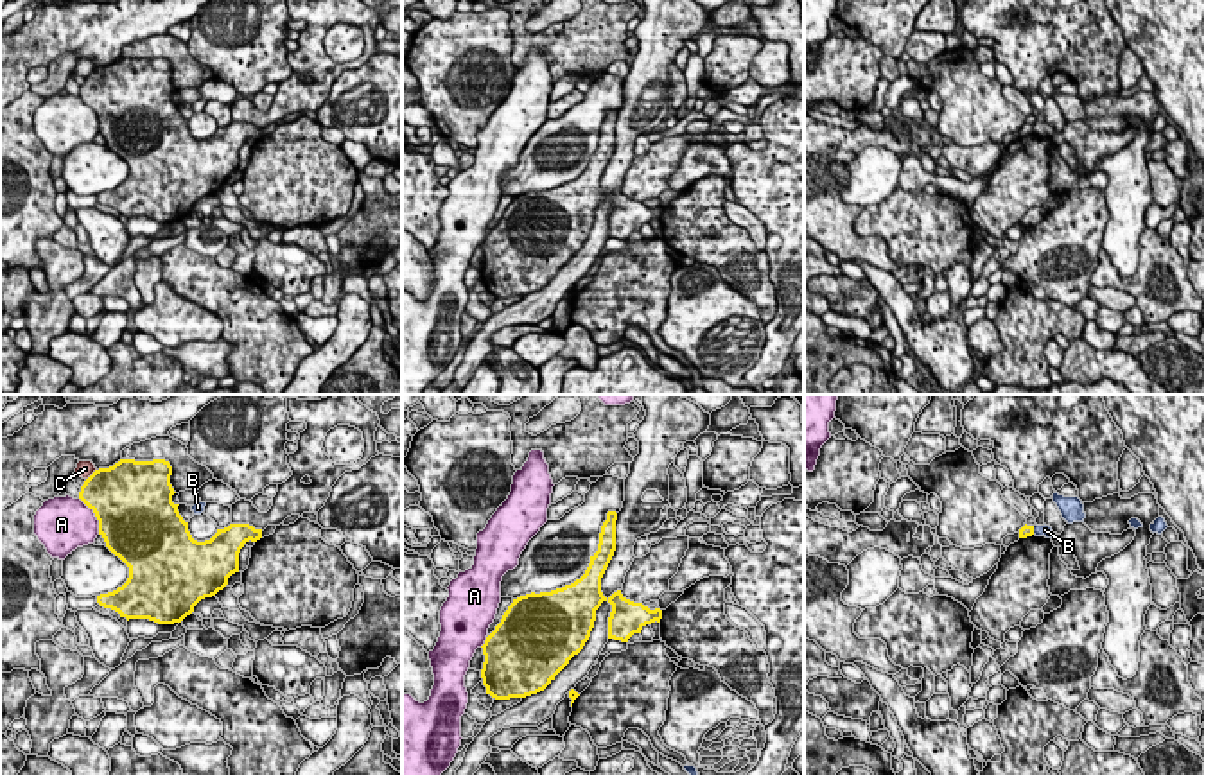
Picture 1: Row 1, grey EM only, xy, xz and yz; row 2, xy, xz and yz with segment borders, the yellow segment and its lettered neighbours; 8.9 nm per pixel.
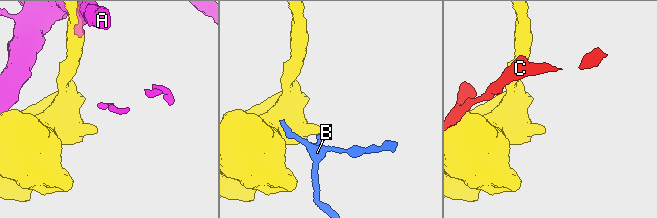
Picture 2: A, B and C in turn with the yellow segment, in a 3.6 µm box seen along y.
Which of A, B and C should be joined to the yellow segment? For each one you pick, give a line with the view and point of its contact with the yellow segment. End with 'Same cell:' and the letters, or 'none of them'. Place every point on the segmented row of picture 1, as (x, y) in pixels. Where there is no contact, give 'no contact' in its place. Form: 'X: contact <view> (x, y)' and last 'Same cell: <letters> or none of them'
Same cell: none of them

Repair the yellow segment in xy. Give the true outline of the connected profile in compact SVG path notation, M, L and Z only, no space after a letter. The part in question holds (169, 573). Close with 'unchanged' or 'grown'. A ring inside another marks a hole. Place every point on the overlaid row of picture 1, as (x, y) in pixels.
M120 459L109 468L95 470L81 486L79 499L95 513L99 535L106 547L129 567L127 581L113 592L97 596L97 603L120 617L149 619L158 624L181 623L194 606L215 596L239 572L239 553L246 542L262 538L262 529L230 524L205 542L192 538L188 522L172 502L172 466L165 459Z; unchanged

